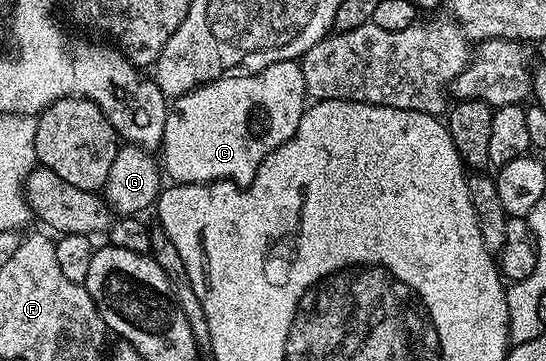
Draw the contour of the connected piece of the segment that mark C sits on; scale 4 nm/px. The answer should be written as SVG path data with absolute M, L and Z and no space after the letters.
M287 59L266 65L266 69L261 71L233 73L223 79L214 79L203 87L197 87L194 97L173 98L168 108L162 144L162 167L167 178L169 175L173 184L221 181L237 185L251 183L266 156L294 137L306 110L307 93L299 62Z

